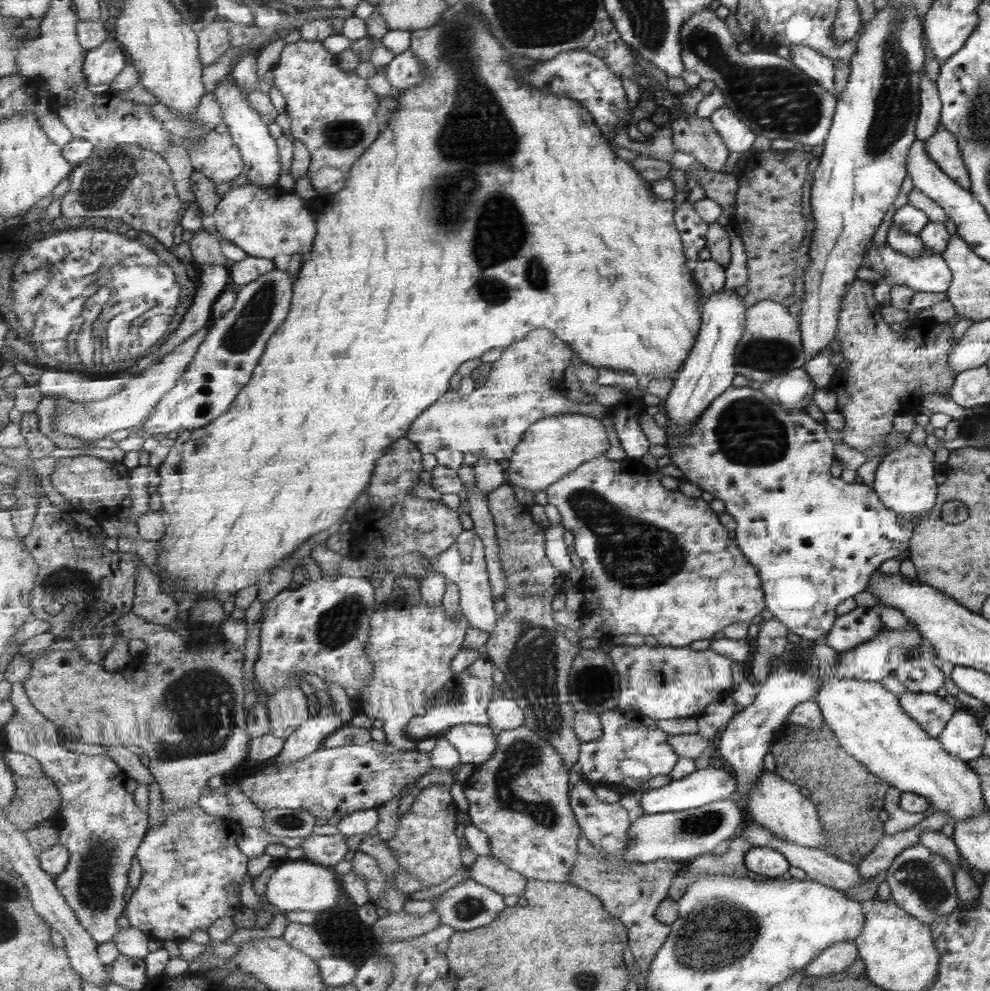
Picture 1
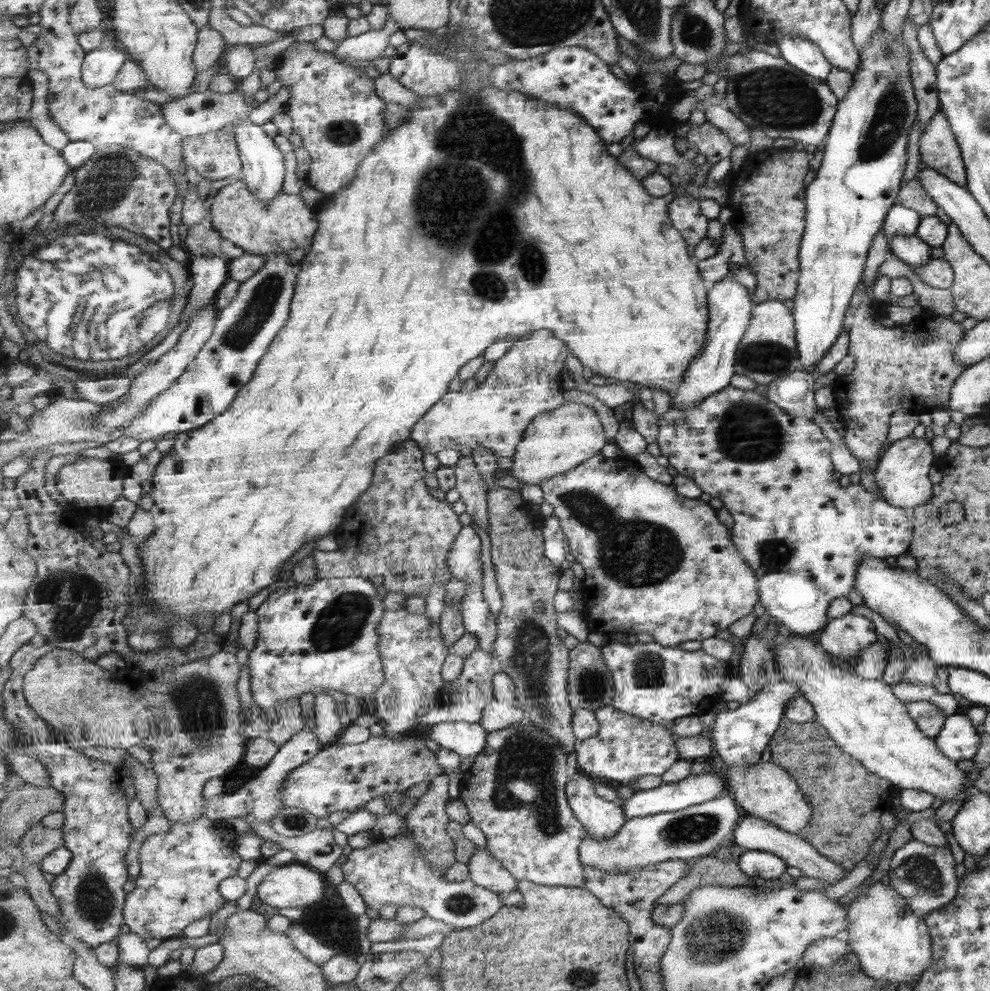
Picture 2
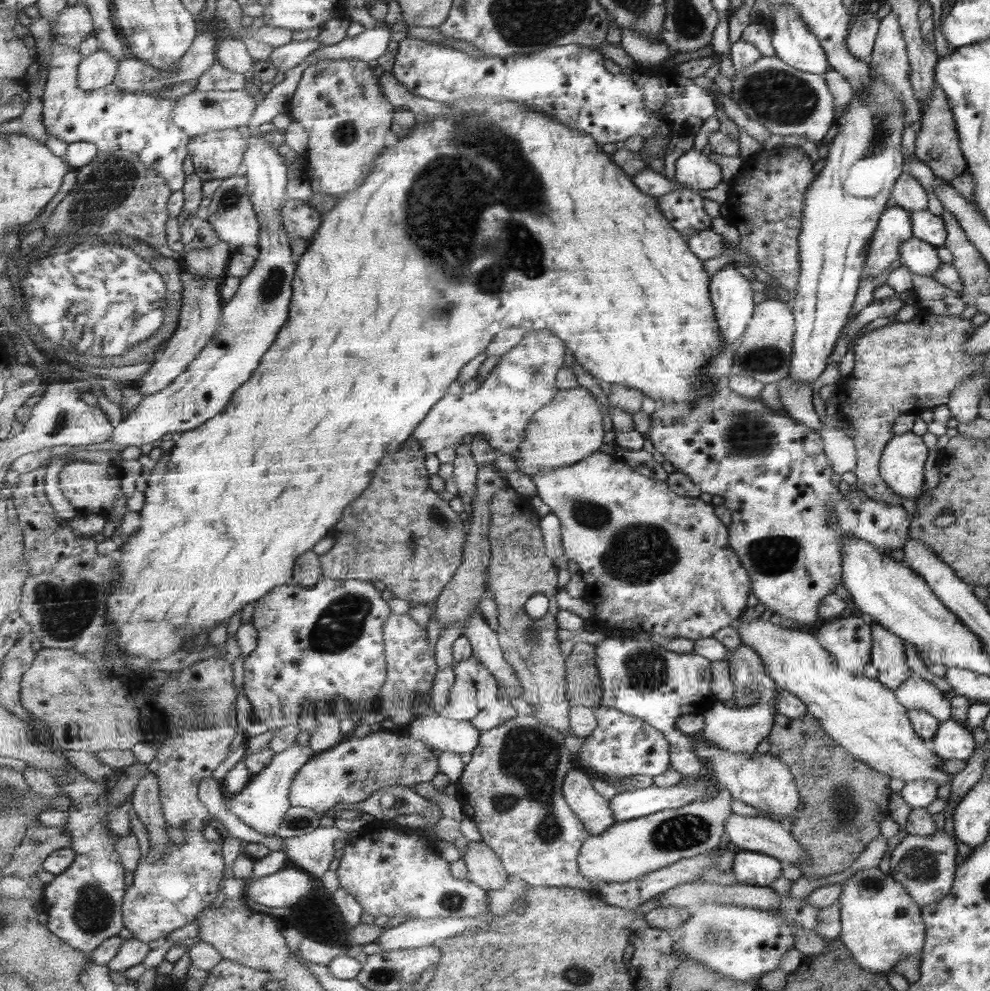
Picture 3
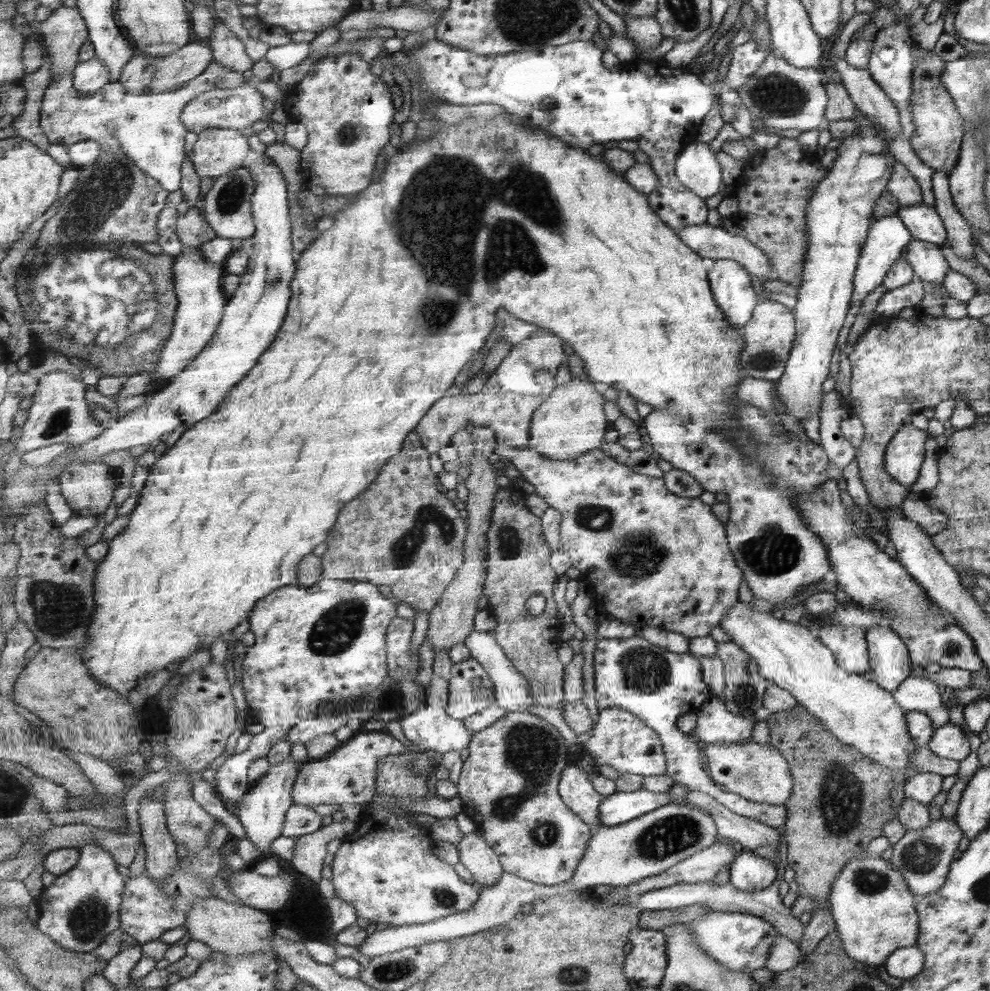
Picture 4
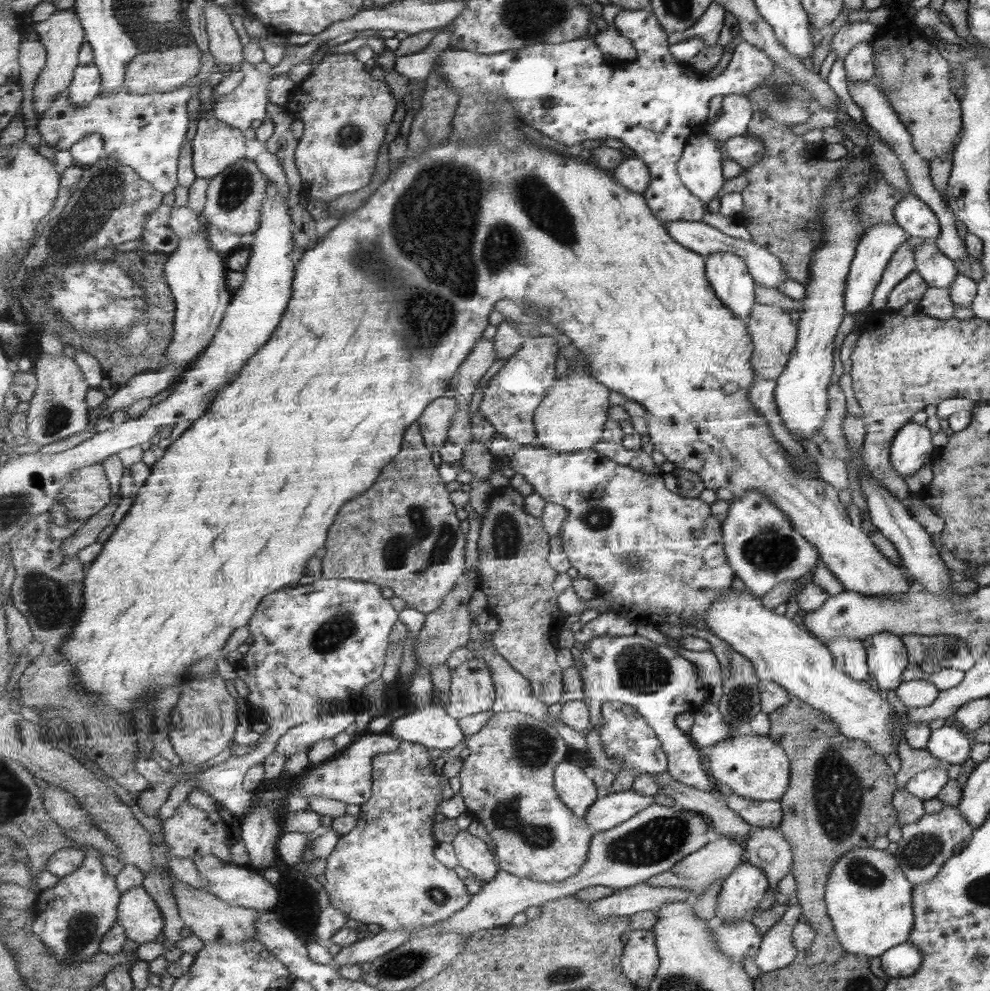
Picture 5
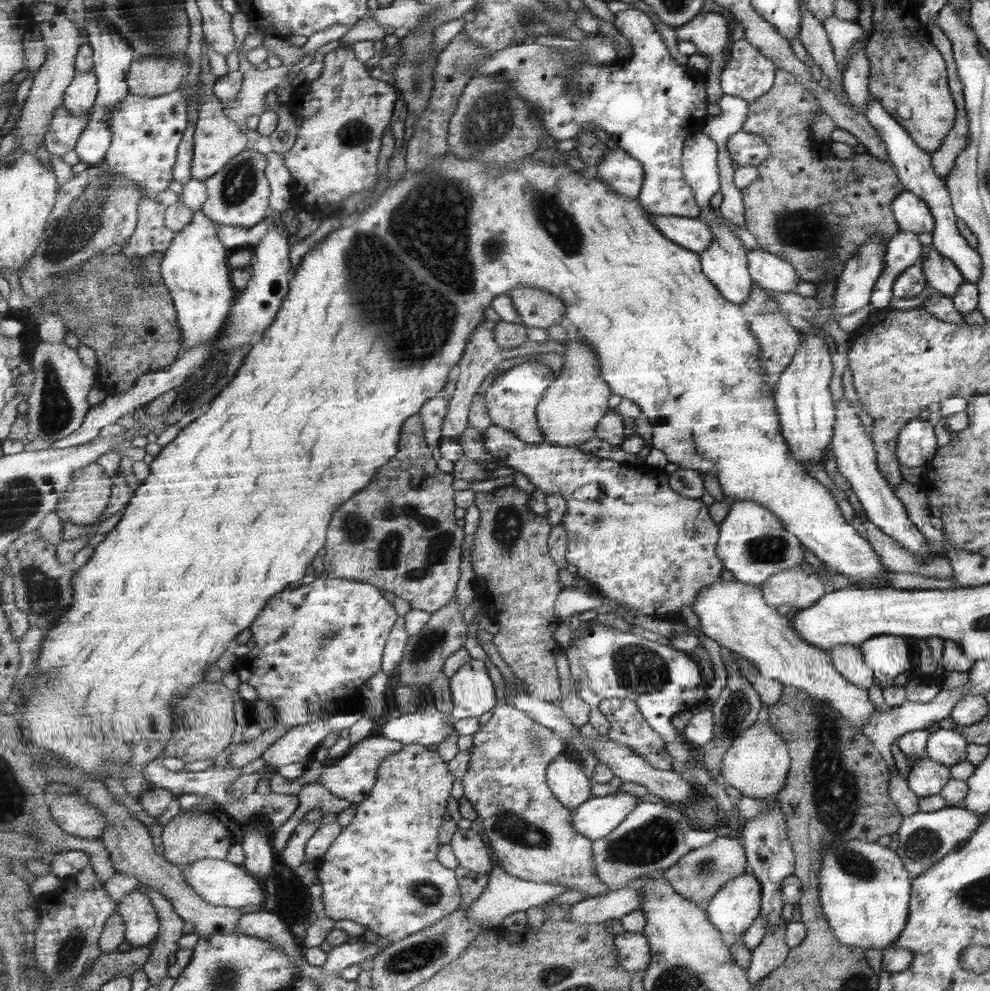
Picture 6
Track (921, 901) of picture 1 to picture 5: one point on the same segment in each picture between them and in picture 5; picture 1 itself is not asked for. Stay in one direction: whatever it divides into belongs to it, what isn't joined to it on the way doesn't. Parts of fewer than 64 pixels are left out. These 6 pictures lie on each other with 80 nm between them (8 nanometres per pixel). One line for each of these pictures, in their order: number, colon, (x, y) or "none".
2: (924, 876)
3: (924, 865)
4: (922, 856)
5: (926, 843)

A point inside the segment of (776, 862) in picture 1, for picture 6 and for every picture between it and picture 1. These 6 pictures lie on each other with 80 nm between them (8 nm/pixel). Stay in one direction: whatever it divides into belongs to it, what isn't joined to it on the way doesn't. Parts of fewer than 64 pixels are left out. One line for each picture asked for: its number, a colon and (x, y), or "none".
2: (756, 863)
3: (751, 868)
4: (750, 873)
5: (743, 891)
6: (733, 910)

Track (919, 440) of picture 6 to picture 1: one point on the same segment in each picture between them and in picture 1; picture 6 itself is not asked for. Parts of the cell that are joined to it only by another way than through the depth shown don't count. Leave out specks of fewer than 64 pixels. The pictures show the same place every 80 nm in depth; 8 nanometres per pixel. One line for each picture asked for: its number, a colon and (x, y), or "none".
1: (903, 480)
2: (901, 478)
3: (901, 465)
4: (903, 457)
5: (911, 448)

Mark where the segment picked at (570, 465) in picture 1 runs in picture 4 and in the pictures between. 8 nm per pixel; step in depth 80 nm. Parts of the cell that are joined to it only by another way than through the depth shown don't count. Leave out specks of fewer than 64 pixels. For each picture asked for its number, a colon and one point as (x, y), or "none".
2: (556, 442)
3: (570, 429)
4: (572, 422)

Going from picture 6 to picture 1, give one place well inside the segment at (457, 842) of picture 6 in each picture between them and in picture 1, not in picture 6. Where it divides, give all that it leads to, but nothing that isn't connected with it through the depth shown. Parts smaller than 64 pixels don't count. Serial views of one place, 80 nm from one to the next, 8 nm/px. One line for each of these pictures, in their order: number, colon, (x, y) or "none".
1: (488, 870)
2: (486, 870)
3: (486, 868)
4: (476, 853)
5: (473, 854)

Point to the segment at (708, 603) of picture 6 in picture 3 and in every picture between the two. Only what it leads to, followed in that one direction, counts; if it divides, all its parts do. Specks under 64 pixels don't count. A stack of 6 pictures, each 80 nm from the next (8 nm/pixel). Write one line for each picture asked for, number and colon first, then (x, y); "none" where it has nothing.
3: (861, 714)
4: (858, 712)
5: (783, 652)

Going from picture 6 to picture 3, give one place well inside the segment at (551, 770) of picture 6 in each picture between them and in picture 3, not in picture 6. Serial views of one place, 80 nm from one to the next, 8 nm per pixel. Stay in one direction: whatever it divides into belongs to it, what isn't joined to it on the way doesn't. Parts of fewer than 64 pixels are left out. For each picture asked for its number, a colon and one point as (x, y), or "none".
3: (594, 810)
4: (577, 788)
5: (578, 790)

